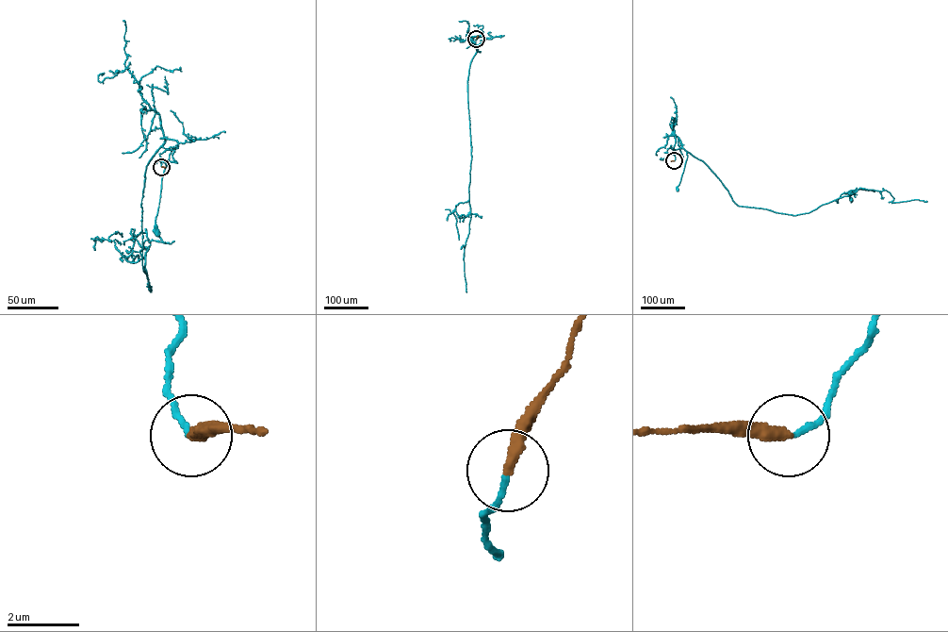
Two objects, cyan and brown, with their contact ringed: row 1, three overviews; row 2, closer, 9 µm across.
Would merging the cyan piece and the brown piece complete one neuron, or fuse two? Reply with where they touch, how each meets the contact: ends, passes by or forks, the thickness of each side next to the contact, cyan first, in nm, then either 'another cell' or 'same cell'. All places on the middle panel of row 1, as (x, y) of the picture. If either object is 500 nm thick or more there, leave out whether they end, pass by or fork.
at (476, 39); cyan ends there; brown ends there; 140 nm thick on the cyan side, 340 nm on the other; same cell

